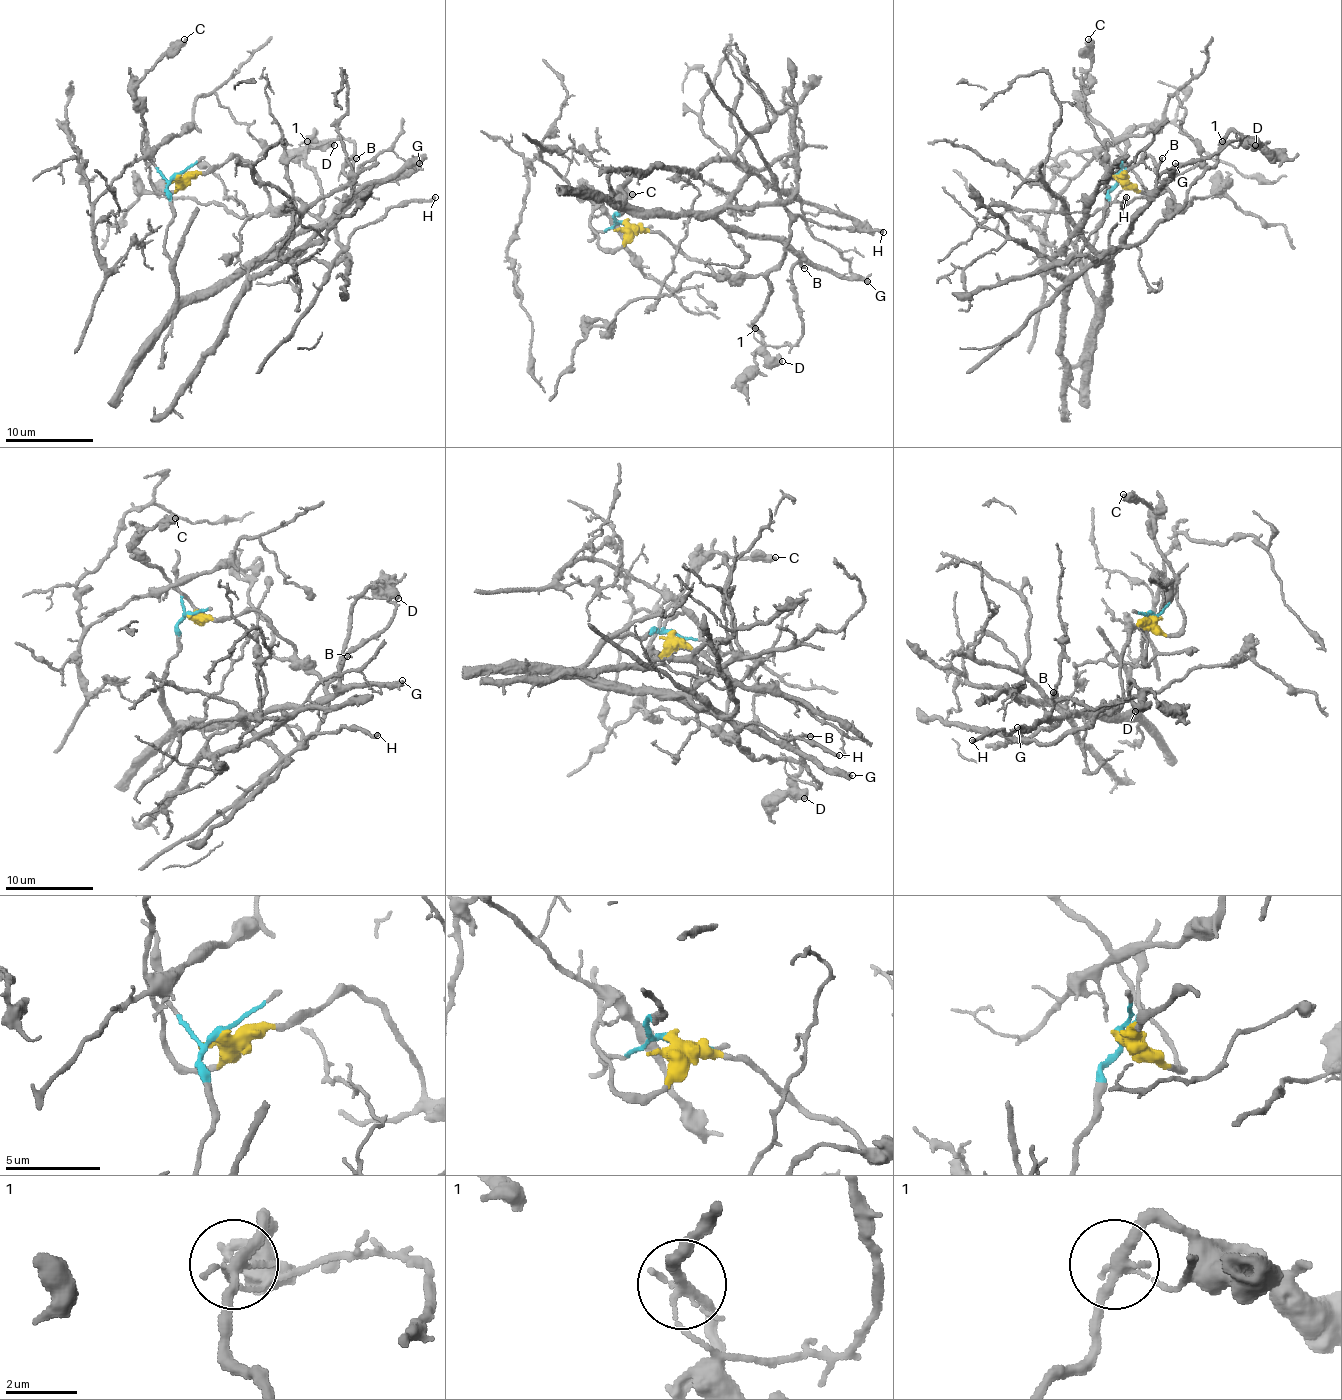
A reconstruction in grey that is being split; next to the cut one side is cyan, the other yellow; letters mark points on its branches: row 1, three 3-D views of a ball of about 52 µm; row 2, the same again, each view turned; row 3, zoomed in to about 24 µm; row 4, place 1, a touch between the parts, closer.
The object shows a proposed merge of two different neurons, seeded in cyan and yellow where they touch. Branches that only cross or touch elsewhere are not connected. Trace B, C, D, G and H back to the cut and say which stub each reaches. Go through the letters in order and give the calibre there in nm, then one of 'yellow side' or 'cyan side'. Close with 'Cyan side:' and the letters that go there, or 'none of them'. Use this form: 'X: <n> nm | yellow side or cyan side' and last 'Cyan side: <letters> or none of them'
B: 240 nm | cyan side
C: 500 nm | yellow side
D: 700 nm | yellow side
G: 280 nm | cyan side
H: 280 nm | yellow side
Cyan side: B, G

